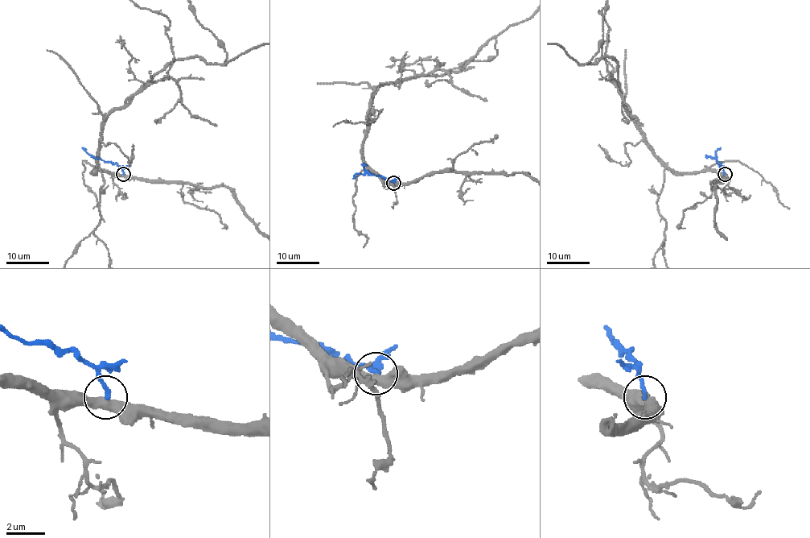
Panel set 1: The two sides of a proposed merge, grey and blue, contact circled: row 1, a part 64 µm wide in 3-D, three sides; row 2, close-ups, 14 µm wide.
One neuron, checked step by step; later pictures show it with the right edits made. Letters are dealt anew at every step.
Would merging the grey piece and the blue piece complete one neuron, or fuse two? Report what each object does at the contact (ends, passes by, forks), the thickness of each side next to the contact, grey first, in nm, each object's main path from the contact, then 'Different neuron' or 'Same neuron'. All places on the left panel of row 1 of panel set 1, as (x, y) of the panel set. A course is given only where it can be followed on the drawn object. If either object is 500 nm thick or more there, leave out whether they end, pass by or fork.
At the ring grey passes by. At the ring blue ends. Thickness 480 nm (grey) against 200 nm. Course of grey: (123, 174), (92, 173), (101, 122), (175, 60), (226, 64). Course of blue: (123, 174), (122, 169), (115, 163), (95, 158), (82, 147). Different neuron

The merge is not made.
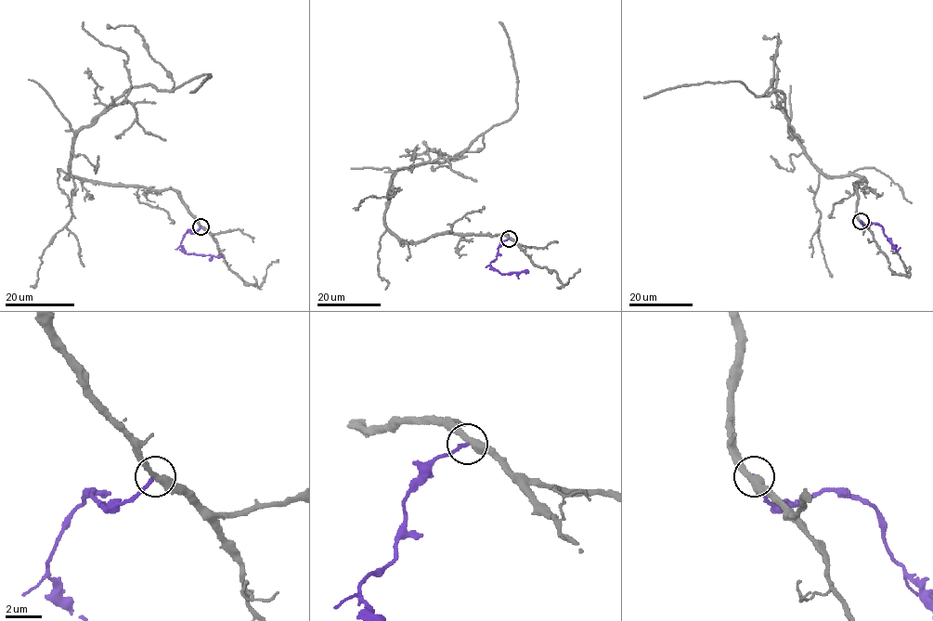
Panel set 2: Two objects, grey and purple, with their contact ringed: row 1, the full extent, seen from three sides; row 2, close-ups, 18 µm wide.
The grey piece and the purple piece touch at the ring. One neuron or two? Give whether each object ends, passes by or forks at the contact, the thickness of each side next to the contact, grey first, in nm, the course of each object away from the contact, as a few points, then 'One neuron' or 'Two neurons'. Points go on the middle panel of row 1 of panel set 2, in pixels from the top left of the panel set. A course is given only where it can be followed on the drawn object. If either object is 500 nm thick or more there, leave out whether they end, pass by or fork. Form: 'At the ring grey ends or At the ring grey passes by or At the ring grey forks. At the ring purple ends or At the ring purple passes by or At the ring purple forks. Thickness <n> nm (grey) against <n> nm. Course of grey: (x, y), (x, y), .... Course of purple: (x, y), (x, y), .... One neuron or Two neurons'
At the ring grey passes by. At the ring purple ends. Thickness 400 nm (grey) against 200 nm. Course of grey: (509, 239), (436, 234), (404, 241), (385, 222), (399, 169), (455, 160), (517, 109), (513, 55), (498, 21). Course of purple: (509, 239), (498, 248), (498, 254), (490, 265), (503, 274), (528, 273). Two neurons

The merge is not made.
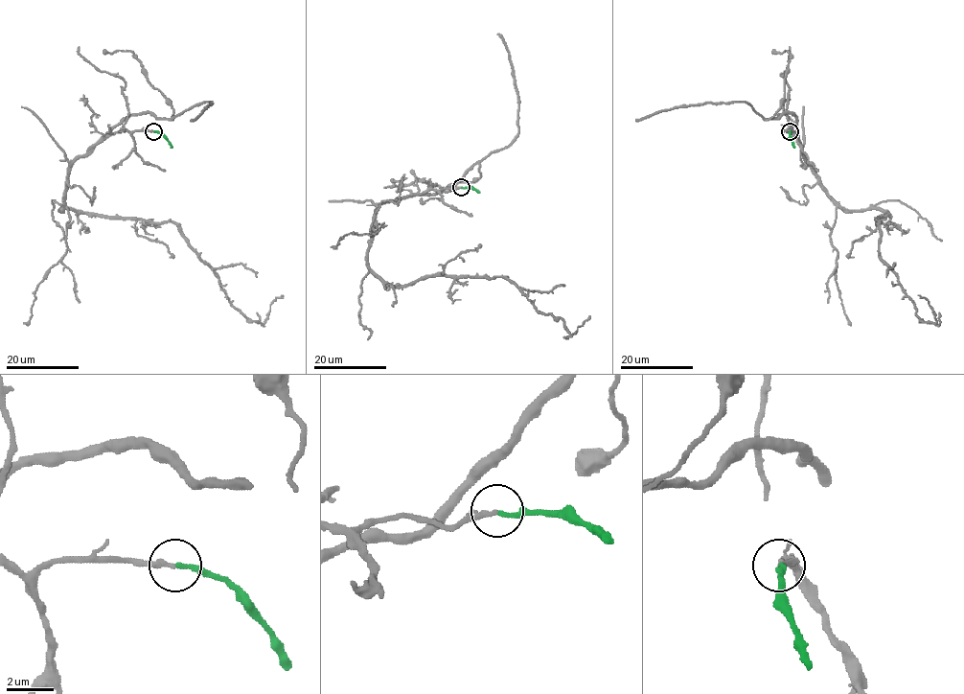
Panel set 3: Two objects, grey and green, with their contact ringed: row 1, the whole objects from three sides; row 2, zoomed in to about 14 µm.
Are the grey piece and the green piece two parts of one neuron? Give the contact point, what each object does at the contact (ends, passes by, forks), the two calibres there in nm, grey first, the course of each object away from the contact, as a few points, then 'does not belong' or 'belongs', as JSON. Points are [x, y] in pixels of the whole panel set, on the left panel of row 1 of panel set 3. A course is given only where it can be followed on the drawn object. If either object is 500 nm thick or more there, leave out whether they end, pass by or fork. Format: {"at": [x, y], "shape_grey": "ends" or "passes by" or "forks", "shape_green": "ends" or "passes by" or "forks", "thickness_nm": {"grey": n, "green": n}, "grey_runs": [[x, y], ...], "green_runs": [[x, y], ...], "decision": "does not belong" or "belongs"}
{"at": [153, 131], "shape_grey": "ends", "shape_green": "ends", "thickness_nm": {"grey": 240, "green": 180}, "grey_runs": [[154, 131], [99, 140], [71, 167], [60, 211], [173, 221], [251, 319], [263, 323], [283, 295]], "green_runs": [[154, 131], [159, 131], [172, 148]], "decision": "belongs"}

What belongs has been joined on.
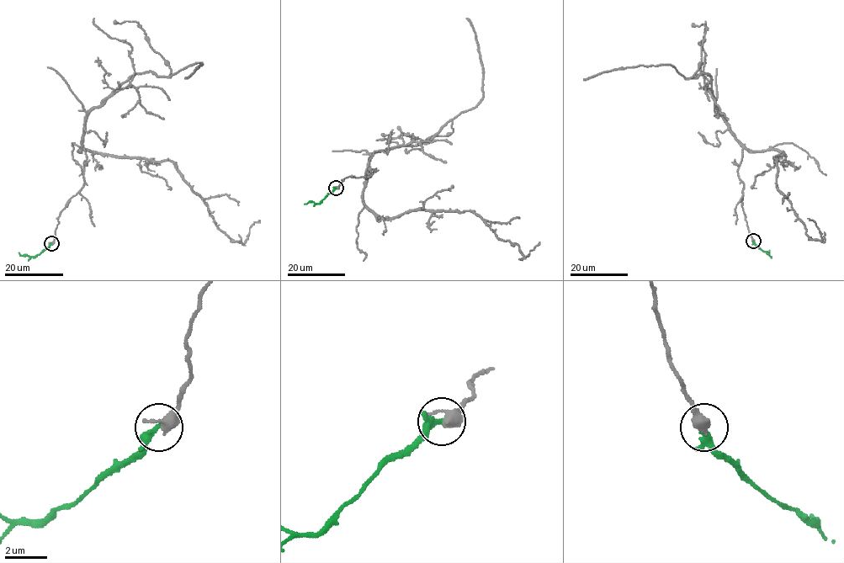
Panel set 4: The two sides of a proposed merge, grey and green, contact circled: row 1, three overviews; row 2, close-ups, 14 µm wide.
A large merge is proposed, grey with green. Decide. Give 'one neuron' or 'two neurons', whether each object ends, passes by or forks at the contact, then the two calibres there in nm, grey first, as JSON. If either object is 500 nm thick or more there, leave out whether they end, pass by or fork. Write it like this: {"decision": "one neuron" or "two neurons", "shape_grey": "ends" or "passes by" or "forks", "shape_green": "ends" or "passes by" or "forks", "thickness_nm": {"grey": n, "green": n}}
{"decision": "two neurons", "shape_grey": "passes by", "shape_green": "passes by", "thickness_nm": {"grey": 380, "green": 240}}

